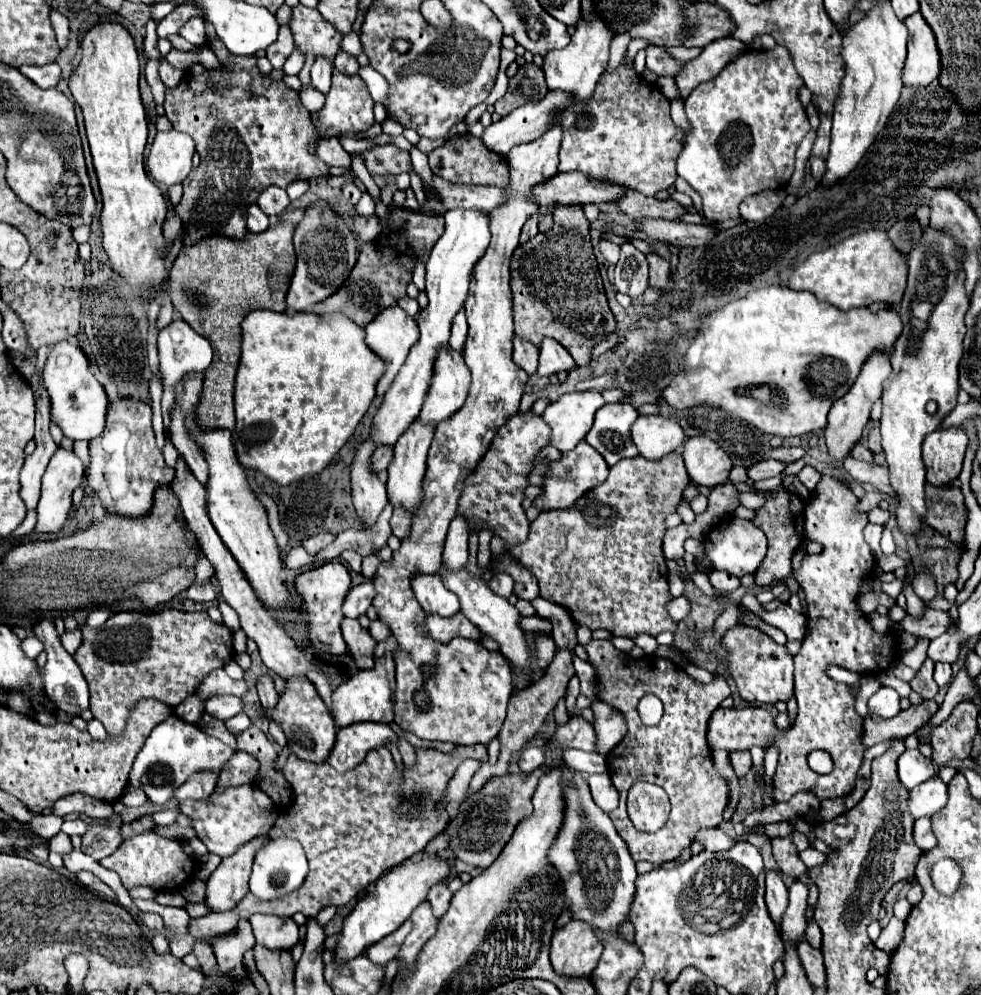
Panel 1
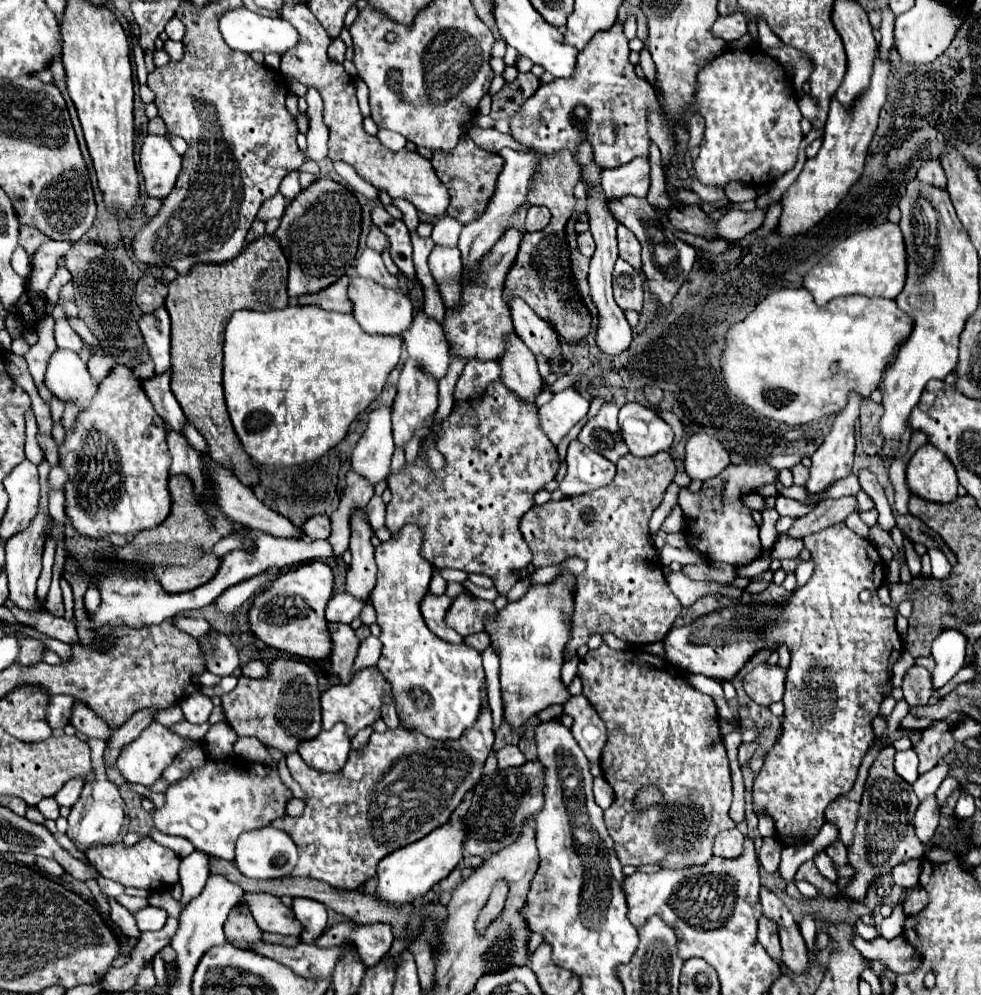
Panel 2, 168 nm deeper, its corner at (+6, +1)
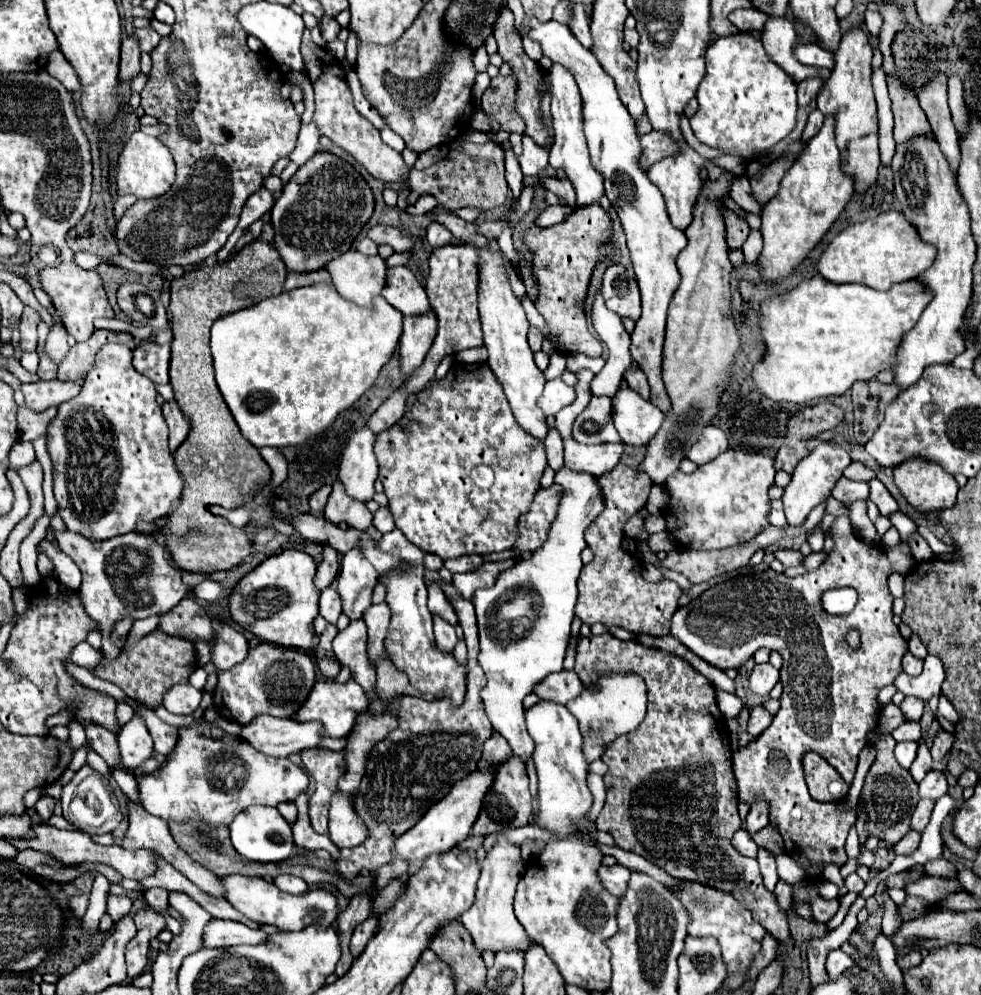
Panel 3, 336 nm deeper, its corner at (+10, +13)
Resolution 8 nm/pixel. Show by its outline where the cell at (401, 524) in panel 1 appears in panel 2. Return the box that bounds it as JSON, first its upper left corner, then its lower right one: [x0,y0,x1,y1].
[386,382,560,596]

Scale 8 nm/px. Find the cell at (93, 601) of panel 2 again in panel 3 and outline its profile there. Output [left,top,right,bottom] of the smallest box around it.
[38,540,80,590]

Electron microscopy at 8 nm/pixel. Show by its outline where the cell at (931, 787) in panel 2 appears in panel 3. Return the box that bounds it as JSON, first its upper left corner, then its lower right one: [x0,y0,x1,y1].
[932,730,954,760]

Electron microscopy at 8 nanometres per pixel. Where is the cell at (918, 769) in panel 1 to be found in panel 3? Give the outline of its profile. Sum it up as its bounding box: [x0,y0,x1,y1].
[896,742,918,768]

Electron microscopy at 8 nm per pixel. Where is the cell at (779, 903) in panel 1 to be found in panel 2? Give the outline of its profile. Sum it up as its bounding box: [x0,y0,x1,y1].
[758,918,780,962]

